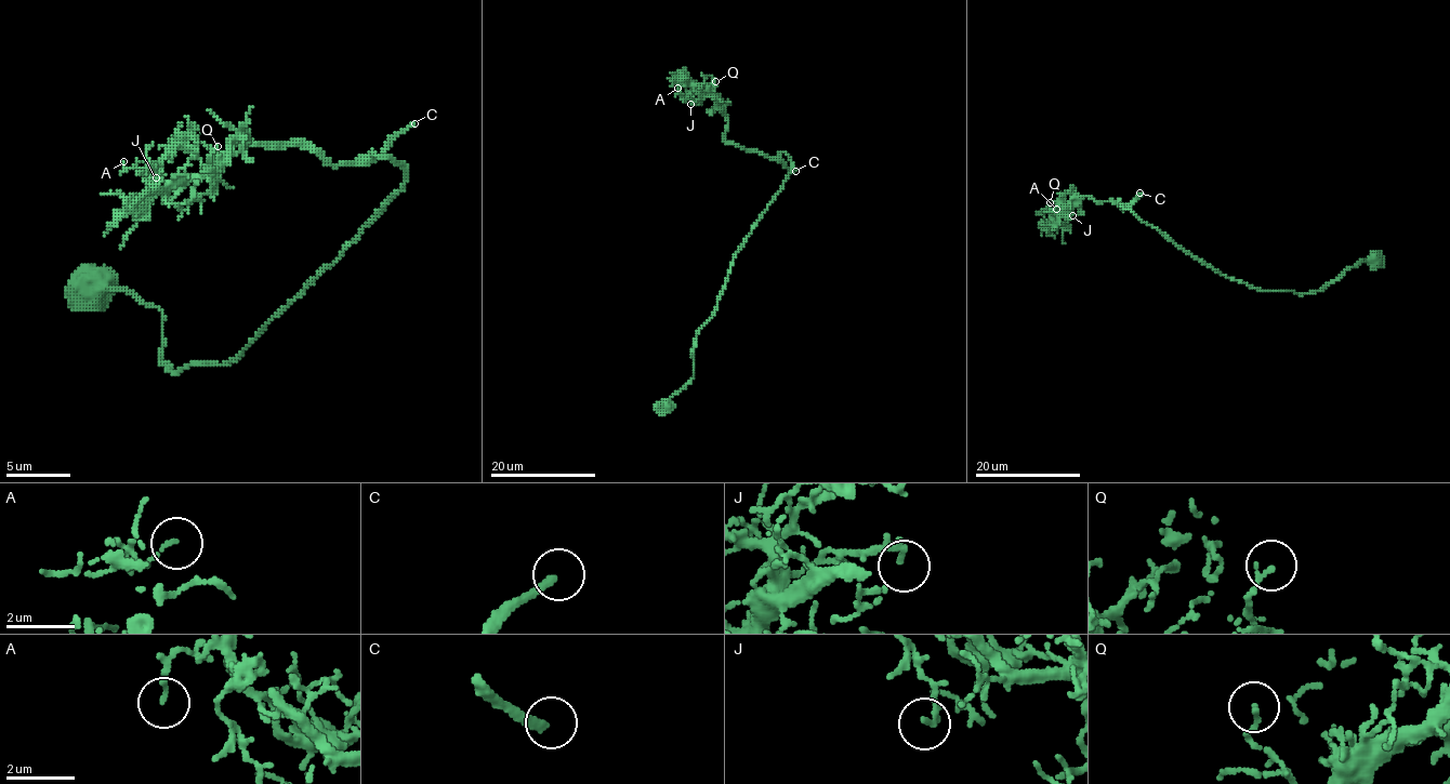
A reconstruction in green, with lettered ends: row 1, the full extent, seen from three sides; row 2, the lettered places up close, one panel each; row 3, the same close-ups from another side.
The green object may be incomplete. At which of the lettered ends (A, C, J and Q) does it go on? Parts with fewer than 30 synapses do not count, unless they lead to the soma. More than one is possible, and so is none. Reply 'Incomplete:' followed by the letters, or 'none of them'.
Incomplete: C

